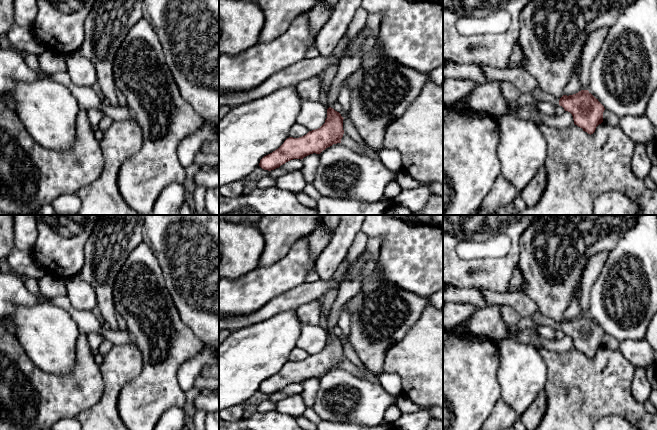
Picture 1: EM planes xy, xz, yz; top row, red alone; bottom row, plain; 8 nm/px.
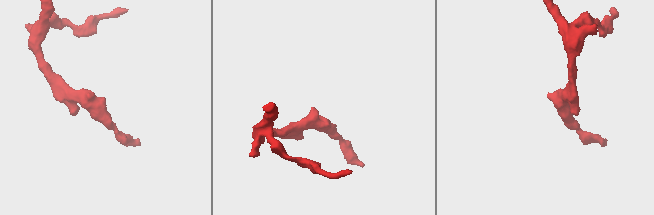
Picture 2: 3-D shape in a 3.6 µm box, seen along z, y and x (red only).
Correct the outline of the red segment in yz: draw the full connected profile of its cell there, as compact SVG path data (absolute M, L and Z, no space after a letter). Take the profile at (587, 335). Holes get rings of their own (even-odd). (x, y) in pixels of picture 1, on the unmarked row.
M539 311L532 316L537 325L546 325L562 330L565 335L572 338L574 348L590 359L603 346L605 332L588 314L581 314L569 320L563 319L559 324Z

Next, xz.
M329 331L325 347L320 352L309 355L299 362L287 362L278 373L264 380L259 390L271 395L290 384L302 384L310 378L320 378L333 368L341 367L344 358L343 343L339 336Z

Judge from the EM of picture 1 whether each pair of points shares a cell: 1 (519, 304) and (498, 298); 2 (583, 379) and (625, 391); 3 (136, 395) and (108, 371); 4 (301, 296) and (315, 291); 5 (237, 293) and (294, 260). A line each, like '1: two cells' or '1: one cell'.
1: one cell
2: one cell
3: two cells
4: one cell
5: one cell

